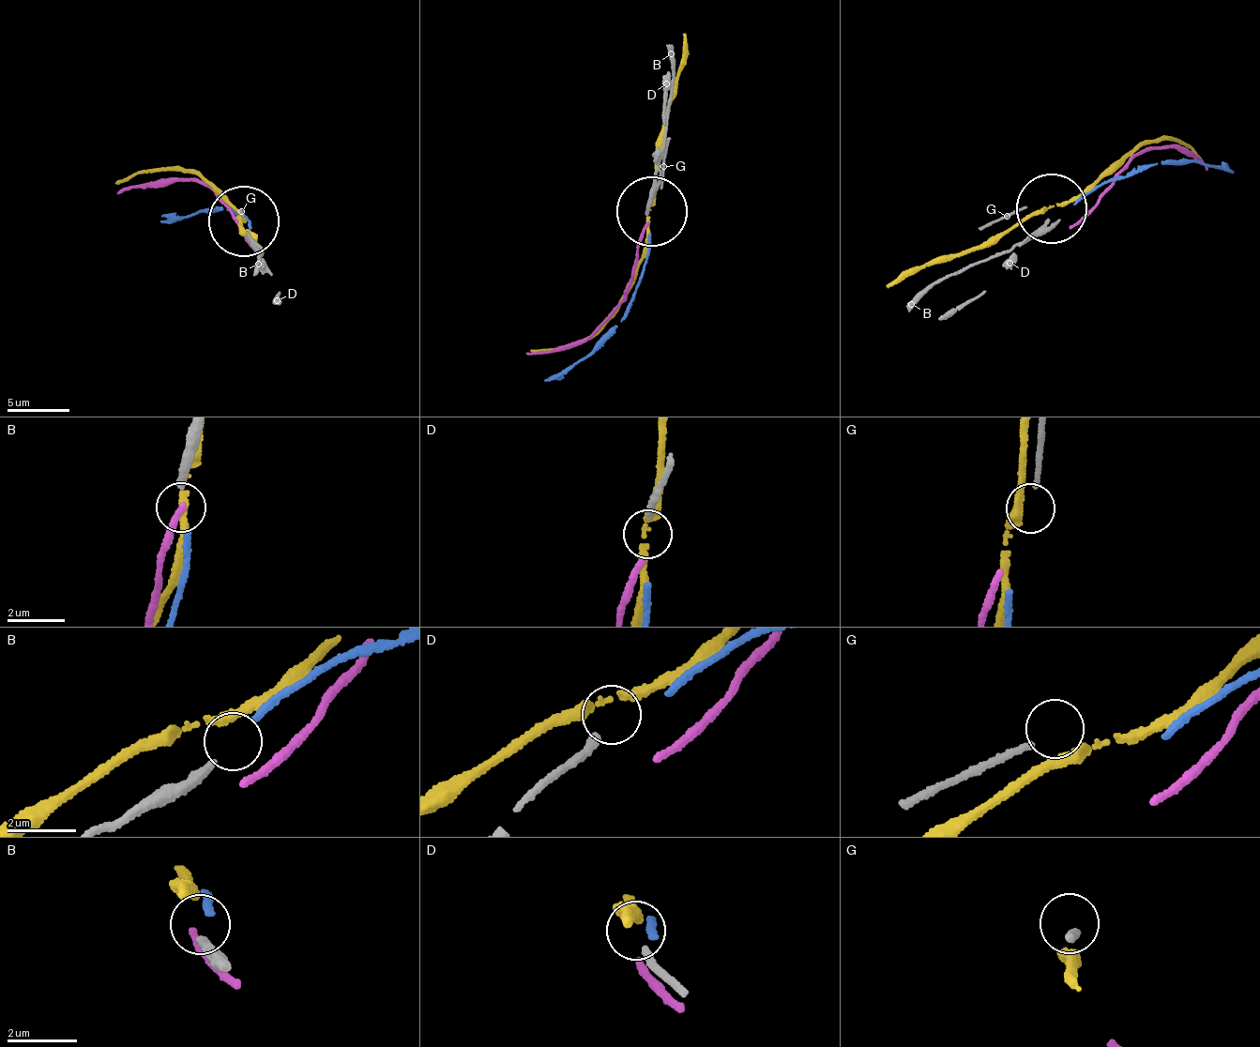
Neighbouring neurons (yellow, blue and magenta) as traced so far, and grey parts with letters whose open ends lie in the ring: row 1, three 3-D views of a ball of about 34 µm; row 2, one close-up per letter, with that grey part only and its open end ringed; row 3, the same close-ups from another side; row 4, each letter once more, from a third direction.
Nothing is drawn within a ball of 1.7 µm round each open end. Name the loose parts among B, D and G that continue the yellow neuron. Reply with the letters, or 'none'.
none

